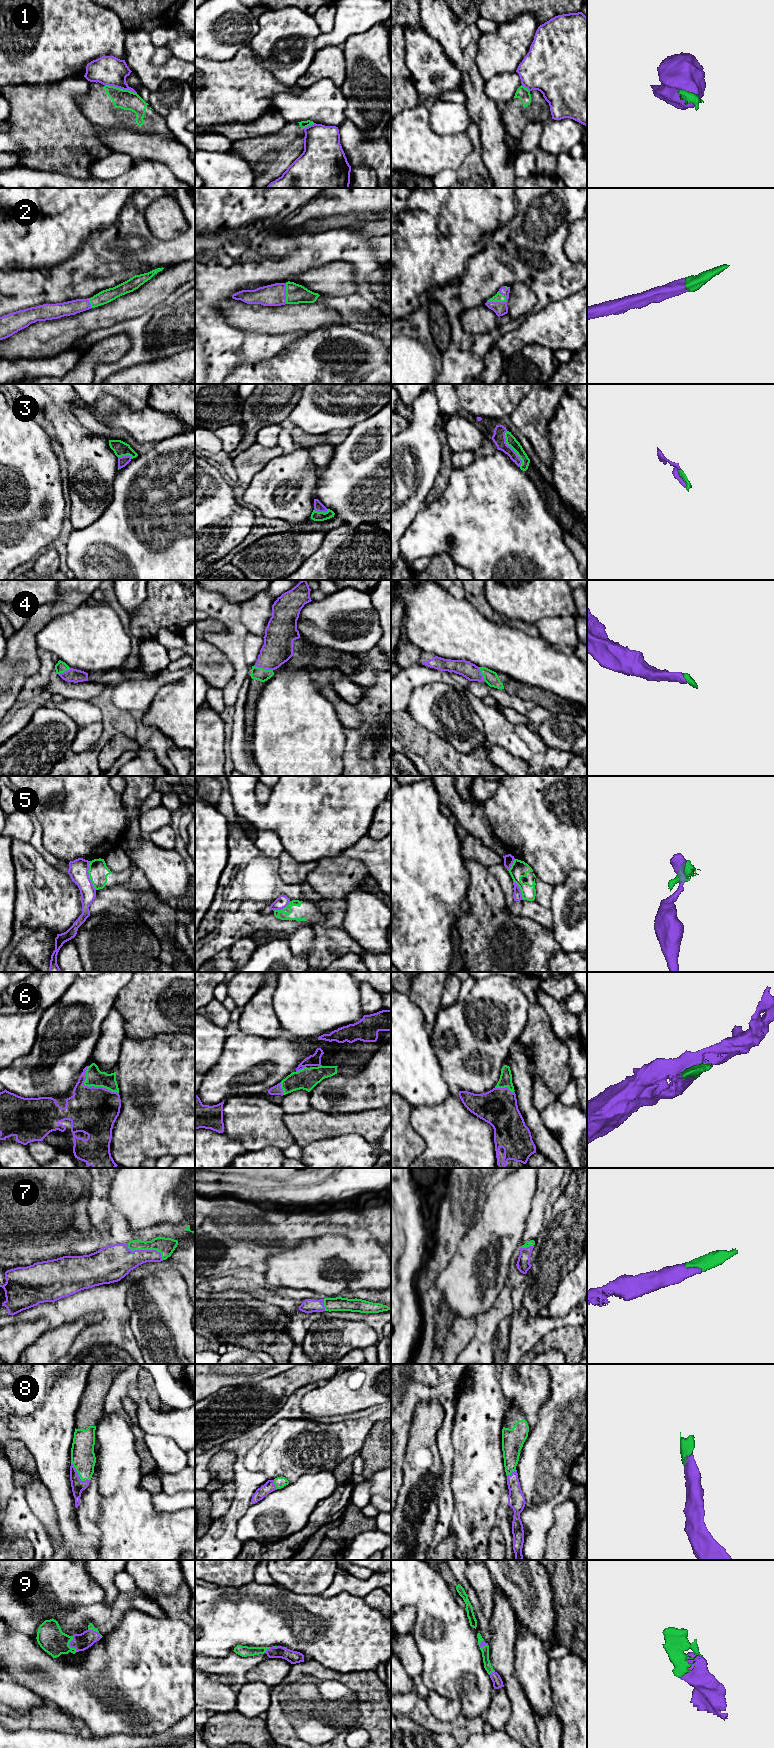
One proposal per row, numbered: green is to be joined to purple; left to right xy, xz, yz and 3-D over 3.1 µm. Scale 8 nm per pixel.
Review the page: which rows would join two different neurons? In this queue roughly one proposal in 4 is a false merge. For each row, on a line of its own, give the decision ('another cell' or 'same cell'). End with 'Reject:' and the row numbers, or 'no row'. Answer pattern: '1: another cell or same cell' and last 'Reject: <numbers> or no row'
1: another cell
2: same cell
3: same cell
4: same cell
5: another cell
6: same cell
7: same cell
8: same cell
9: same cell
Reject: 1, 5

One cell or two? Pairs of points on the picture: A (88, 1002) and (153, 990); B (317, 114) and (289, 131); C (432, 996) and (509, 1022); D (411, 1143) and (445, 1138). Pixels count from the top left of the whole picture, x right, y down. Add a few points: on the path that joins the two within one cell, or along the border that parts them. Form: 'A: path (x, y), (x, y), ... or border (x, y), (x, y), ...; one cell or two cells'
A: border (128, 982), (120, 990), (113, 1006); two cells
B: border (287, 121), (312, 120), (314, 122); two cells
C: border (440, 1007), (436, 1020), (430, 1028); two cells
D: border (410, 1121), (423, 1141), (423, 1152), (418, 1157); two cells

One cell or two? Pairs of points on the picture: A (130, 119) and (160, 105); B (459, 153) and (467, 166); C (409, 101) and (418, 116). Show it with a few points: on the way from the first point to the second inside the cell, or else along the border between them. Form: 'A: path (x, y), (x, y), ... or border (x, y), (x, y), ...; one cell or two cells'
A: border (152, 110), (164, 120), (168, 128); two cells
B: border (469, 137), (472, 143), (472, 151), (455, 171); two cells
C: border (420, 101), (413, 107), (406, 108), (401, 112); two cells

